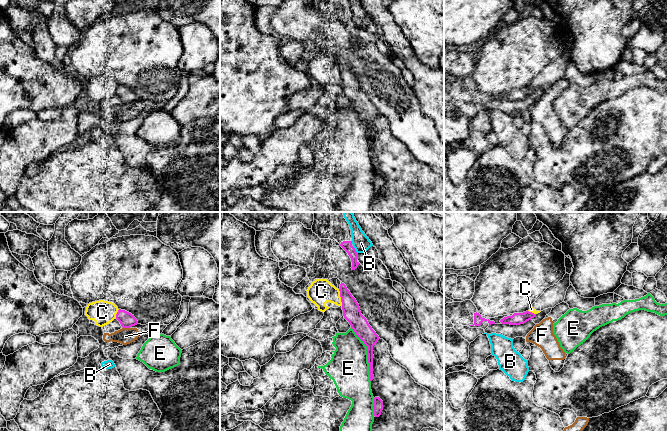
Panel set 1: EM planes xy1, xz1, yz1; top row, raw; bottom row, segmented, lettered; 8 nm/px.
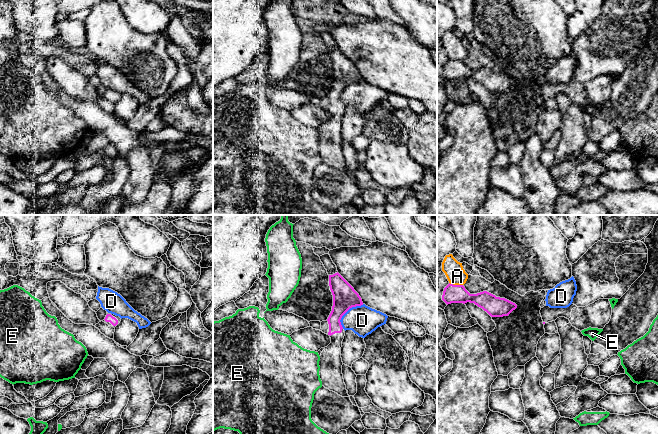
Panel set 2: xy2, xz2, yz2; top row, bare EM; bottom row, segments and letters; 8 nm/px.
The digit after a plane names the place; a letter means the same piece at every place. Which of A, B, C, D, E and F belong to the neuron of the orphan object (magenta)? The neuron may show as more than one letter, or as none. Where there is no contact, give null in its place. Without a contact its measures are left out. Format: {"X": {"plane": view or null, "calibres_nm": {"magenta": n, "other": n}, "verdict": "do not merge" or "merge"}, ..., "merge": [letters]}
{"A": {"plane": "yz2", "calibres_nm": {"magenta": 140, "other": 160}, "verdict": "do not merge"}, "B": {"plane": "xz1", "calibres_nm": {"magenta": 80, "other": 140}, "verdict": "do not merge"}, "C": {"plane": "xz1", "calibres_nm": {"magenta": 140, "other": 200}, "verdict": "do not merge"}, "D": {"plane": "xz2", "calibres_nm": {"magenta": 190, "other": 240}, "verdict": "do not merge"}, "E": {"plane": "xz1", "calibres_nm": {"magenta": 140, "other": 320}, "verdict": "do not merge"}, "F": {"plane": "xy1", "calibres_nm": {"magenta": 120, "other": 130}, "verdict": "do not merge"}, "merge": []}

